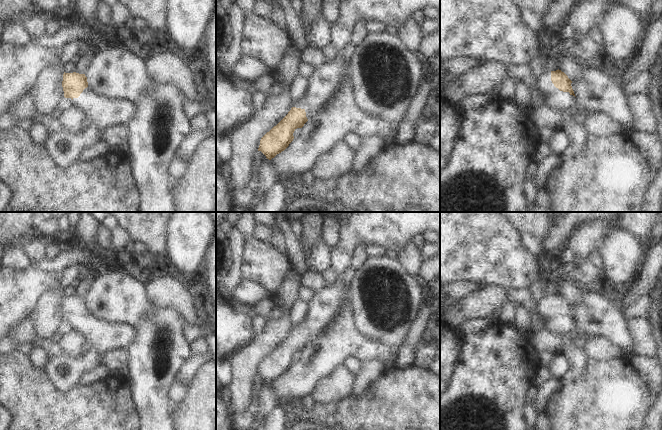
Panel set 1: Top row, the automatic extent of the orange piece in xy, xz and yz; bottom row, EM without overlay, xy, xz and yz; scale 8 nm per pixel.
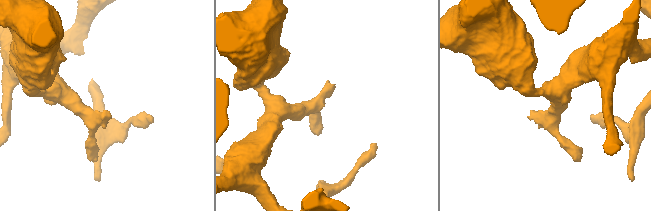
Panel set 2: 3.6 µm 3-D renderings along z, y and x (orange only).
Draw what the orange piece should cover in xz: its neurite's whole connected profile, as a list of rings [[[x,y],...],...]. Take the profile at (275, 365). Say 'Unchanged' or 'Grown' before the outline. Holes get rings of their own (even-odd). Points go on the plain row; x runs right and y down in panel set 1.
Grown. [[[342,280],[315,293],[308,303],[306,319],[293,327],[288,338],[260,364],[258,375],[271,384],[293,365],[293,357],[312,341],[319,339],[342,312],[351,290]]]

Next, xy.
Grown. [[[64,296],[62,311],[64,321],[71,322],[75,330],[84,333],[88,343],[100,355],[110,350],[129,348],[136,340],[135,326],[98,319],[88,311],[85,298]]]

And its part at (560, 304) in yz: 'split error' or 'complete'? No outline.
split error

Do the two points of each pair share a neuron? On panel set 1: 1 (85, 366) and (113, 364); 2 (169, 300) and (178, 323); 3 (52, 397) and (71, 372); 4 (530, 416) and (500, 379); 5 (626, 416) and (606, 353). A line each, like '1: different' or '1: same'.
1: different
2: different
3: different
4: different
5: different

